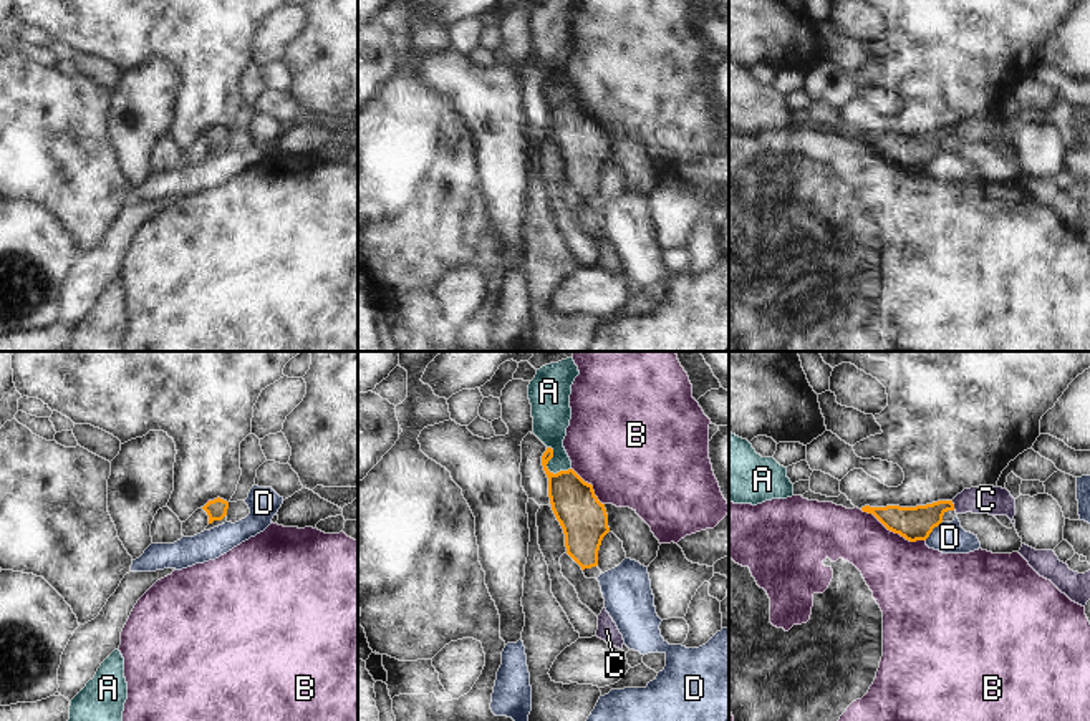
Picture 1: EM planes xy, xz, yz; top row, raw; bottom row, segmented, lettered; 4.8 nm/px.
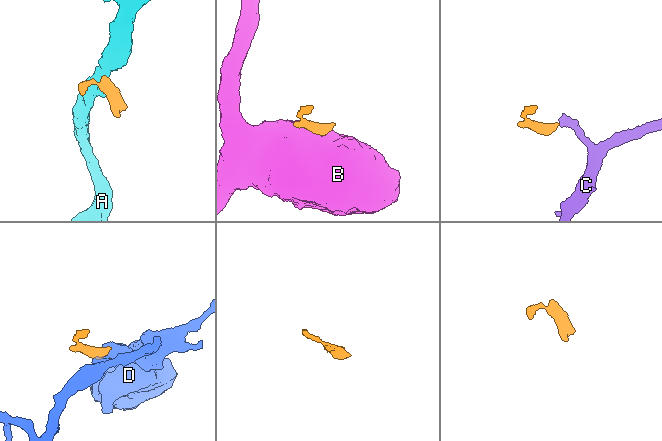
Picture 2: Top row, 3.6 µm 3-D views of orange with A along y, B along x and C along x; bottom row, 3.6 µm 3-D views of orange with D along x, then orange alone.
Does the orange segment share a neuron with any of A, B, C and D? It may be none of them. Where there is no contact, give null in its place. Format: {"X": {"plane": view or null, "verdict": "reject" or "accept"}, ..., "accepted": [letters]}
{"A": {"plane": "xz", "verdict": "reject"}, "B": {"plane": "yz", "verdict": "reject"}, "C": {"plane": "yz", "verdict": "accept"}, "D": {"plane": "yz", "verdict": "reject"}, "accepted": ["C"]}

